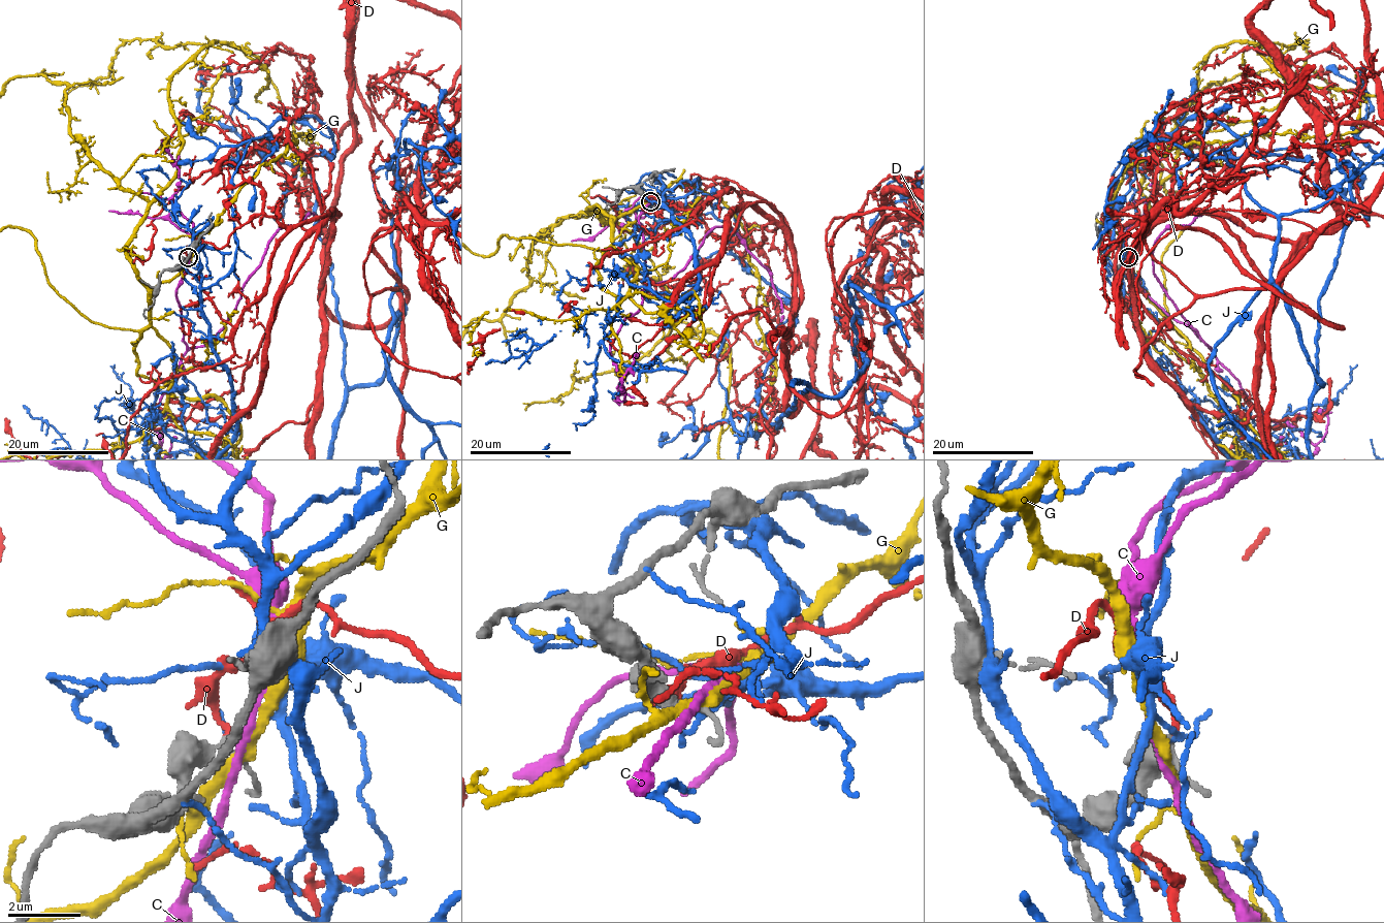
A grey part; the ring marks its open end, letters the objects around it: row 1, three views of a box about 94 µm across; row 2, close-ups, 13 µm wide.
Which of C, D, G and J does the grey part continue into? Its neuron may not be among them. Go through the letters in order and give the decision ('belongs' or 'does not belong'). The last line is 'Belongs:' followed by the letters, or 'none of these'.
C: does not belong
D: belongs
G: does not belong
J: does not belong
Belongs: D

